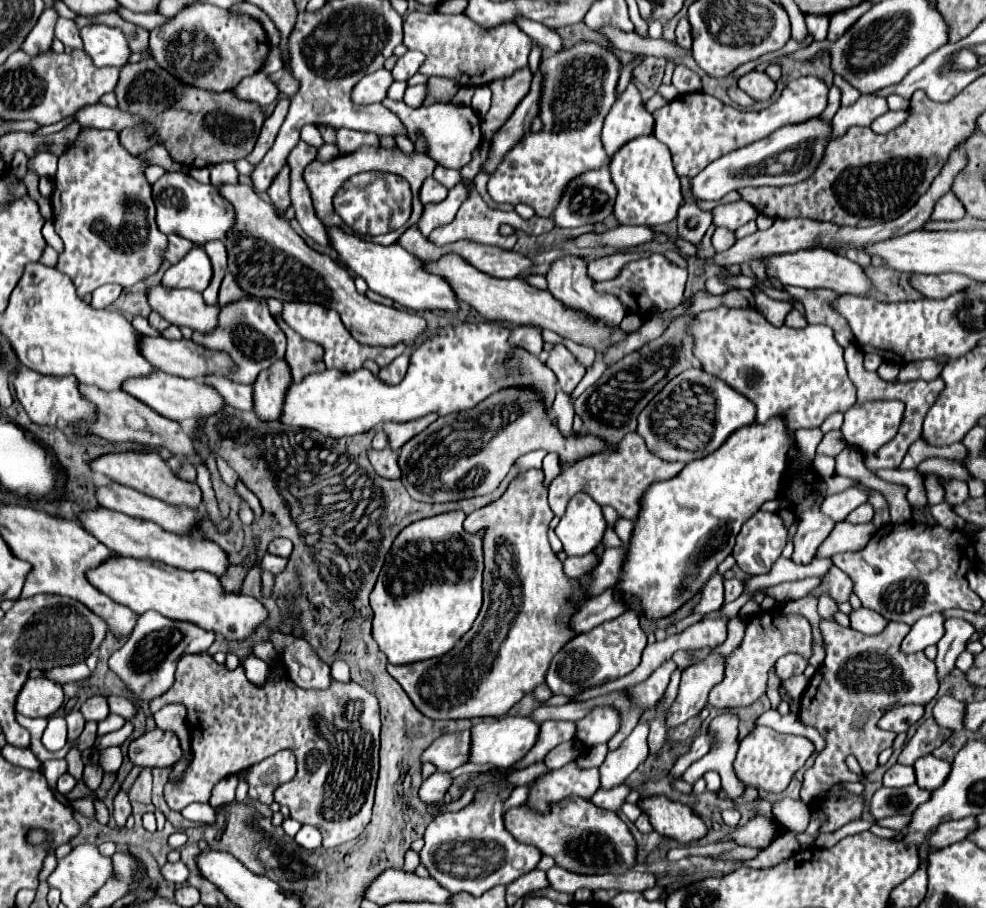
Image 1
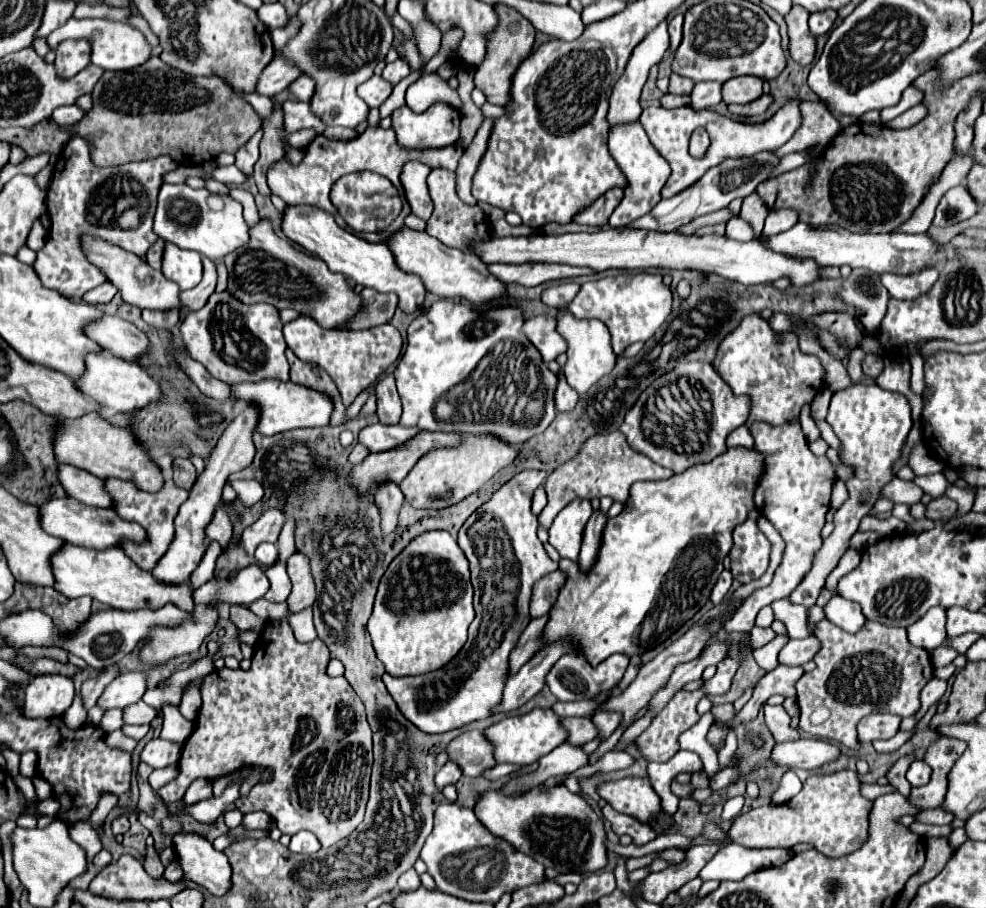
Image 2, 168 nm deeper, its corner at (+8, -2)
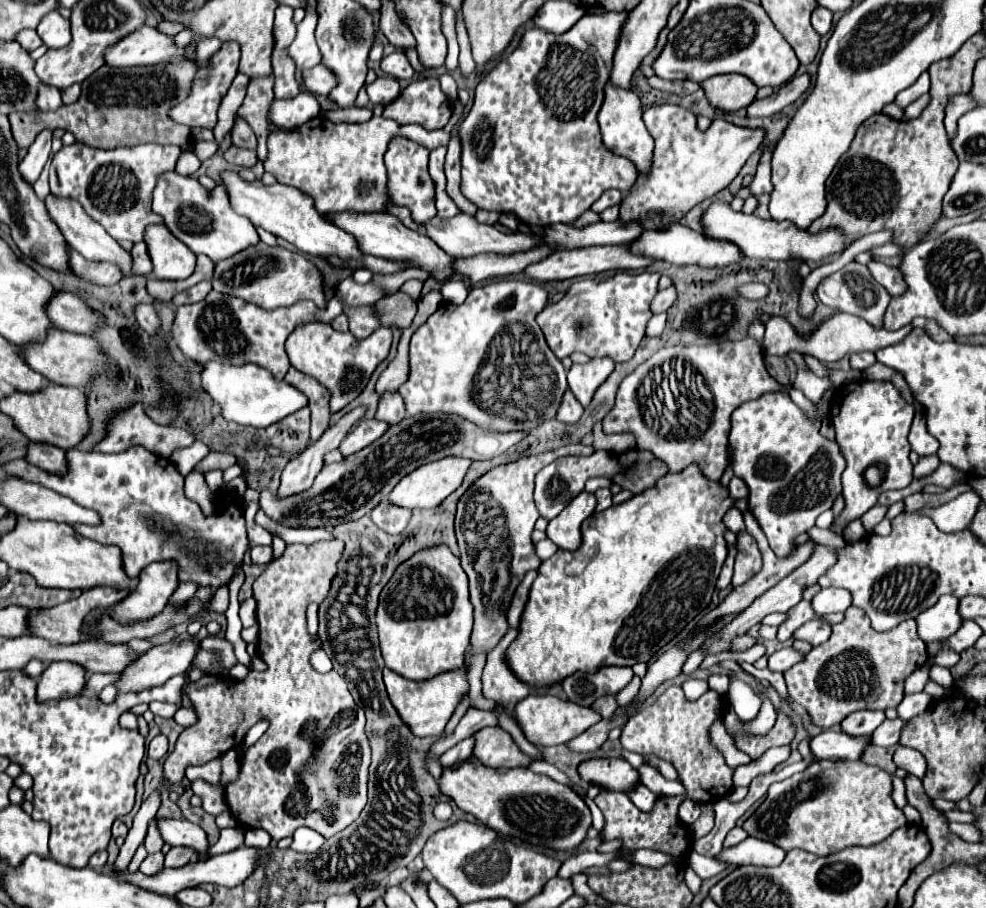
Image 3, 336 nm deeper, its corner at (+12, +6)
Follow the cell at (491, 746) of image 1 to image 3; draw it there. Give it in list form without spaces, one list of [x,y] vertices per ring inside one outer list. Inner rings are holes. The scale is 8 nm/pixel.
[[[528,695],[524,701],[520,701],[520,705],[516,705],[516,709],[510,711],[510,715],[516,719],[516,723],[520,725],[526,739],[530,743],[542,745],[542,747],[568,743],[578,733],[584,733],[584,729],[588,729],[590,725],[594,725],[602,719],[590,707],[580,707],[576,703],[562,701],[562,699],[552,697],[552,695]]]

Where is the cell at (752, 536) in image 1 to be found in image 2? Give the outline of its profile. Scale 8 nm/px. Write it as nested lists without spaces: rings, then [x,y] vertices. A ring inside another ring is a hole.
[[[746,519],[734,529],[734,547],[730,551],[732,575],[736,581],[750,583],[760,579],[768,569],[770,541],[758,529],[756,521]]]

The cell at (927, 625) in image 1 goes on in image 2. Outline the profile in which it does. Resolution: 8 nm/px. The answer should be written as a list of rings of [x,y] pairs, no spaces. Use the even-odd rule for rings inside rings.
[[[932,607],[920,621],[908,627],[908,639],[922,649],[936,649],[946,641],[946,609]]]

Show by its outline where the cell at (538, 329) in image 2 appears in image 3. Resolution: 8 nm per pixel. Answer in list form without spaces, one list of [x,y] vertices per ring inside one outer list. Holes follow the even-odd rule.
[[[642,271],[642,273],[636,273],[636,275],[616,273],[616,275],[600,279],[600,281],[598,279],[580,279],[580,281],[570,285],[566,295],[558,303],[548,303],[546,305],[538,313],[536,323],[540,325],[548,347],[552,349],[552,353],[558,359],[568,357],[574,351],[580,351],[580,353],[586,353],[588,357],[608,355],[616,363],[628,361],[628,359],[632,359],[636,347],[640,345],[640,341],[644,337],[646,323],[654,315],[652,309],[650,309],[650,303],[654,299],[654,295],[658,293],[658,279],[660,279],[660,273],[650,273],[650,271]]]

